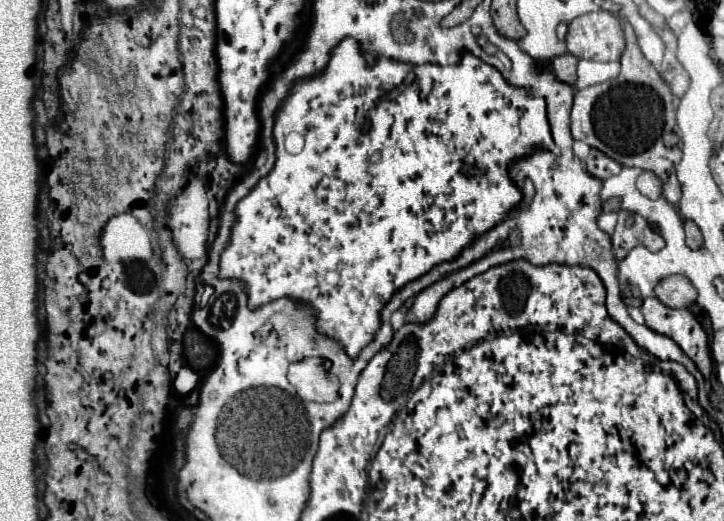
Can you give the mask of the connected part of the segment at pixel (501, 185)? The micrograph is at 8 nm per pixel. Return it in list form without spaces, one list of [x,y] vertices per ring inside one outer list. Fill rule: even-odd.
[[[344,38],[338,46],[332,48],[330,60],[322,72],[312,78],[294,80],[288,98],[280,104],[274,116],[274,144],[276,144],[276,164],[268,176],[264,176],[248,196],[240,200],[234,208],[236,222],[230,232],[230,244],[220,254],[220,278],[236,278],[246,286],[248,308],[256,310],[268,302],[278,298],[290,298],[296,304],[308,304],[316,310],[316,332],[322,336],[336,340],[342,344],[344,352],[350,358],[356,358],[360,350],[372,342],[376,330],[380,328],[380,310],[384,302],[404,286],[404,282],[412,282],[412,278],[420,278],[436,266],[436,262],[448,262],[448,258],[456,258],[476,234],[484,234],[484,230],[492,230],[496,222],[504,220],[508,210],[514,210],[522,204],[522,190],[508,178],[508,166],[516,160],[530,156],[536,150],[548,150],[552,154],[560,154],[560,148],[554,144],[550,134],[550,124],[546,118],[546,102],[544,98],[530,98],[528,90],[516,88],[504,80],[504,76],[490,64],[476,58],[472,52],[462,52],[460,62],[454,66],[438,66],[438,64],[404,64],[390,58],[376,58],[374,64],[368,64],[362,52],[362,44],[354,38]],[[290,132],[304,134],[304,150],[300,154],[288,154],[284,150],[284,138]]]

